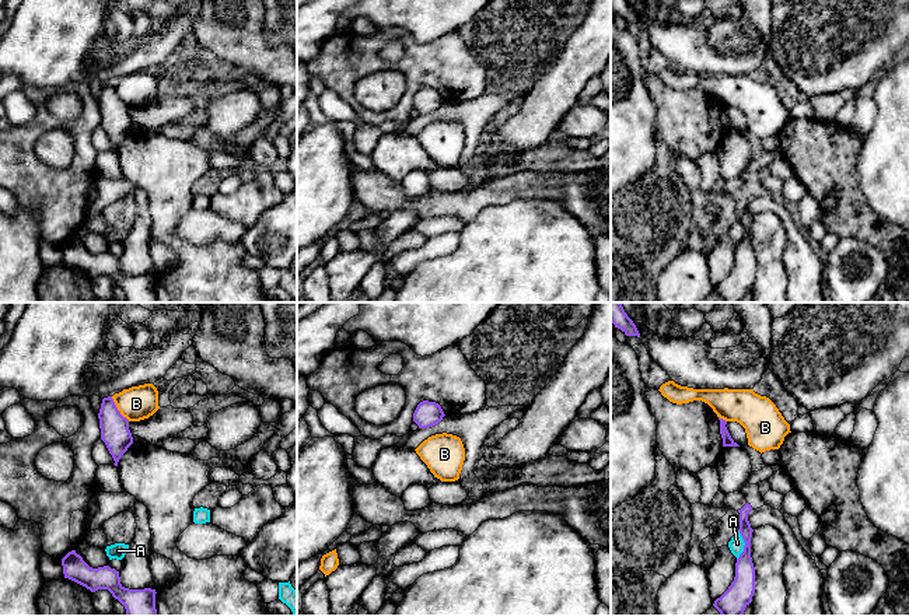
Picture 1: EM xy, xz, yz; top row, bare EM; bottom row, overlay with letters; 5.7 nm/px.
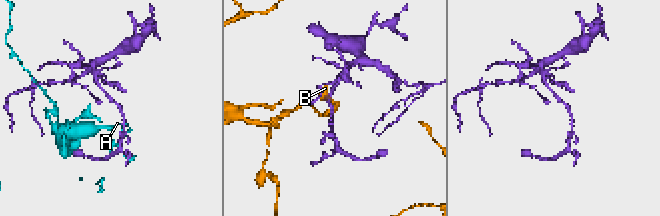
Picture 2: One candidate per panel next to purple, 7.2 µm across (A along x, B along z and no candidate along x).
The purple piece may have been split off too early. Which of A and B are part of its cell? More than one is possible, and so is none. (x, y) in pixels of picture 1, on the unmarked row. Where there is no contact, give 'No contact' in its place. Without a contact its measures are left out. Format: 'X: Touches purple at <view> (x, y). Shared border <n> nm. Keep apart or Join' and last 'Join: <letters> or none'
A: Touches purple at yz (745, 231). Shared border 180 nm. Keep apart
B: Touches purple at xy (116, 95). Shared border 180 nm. Keep apart
Join: none

